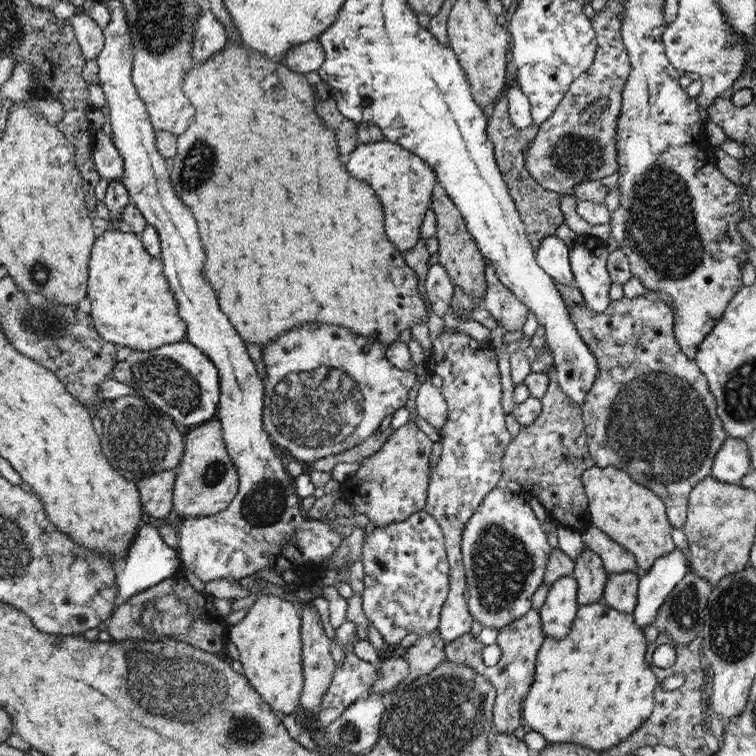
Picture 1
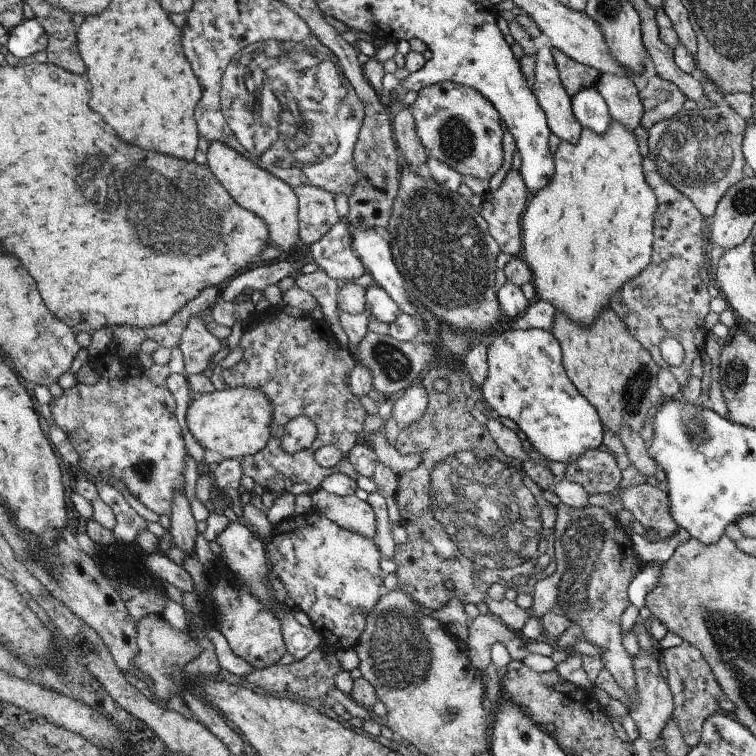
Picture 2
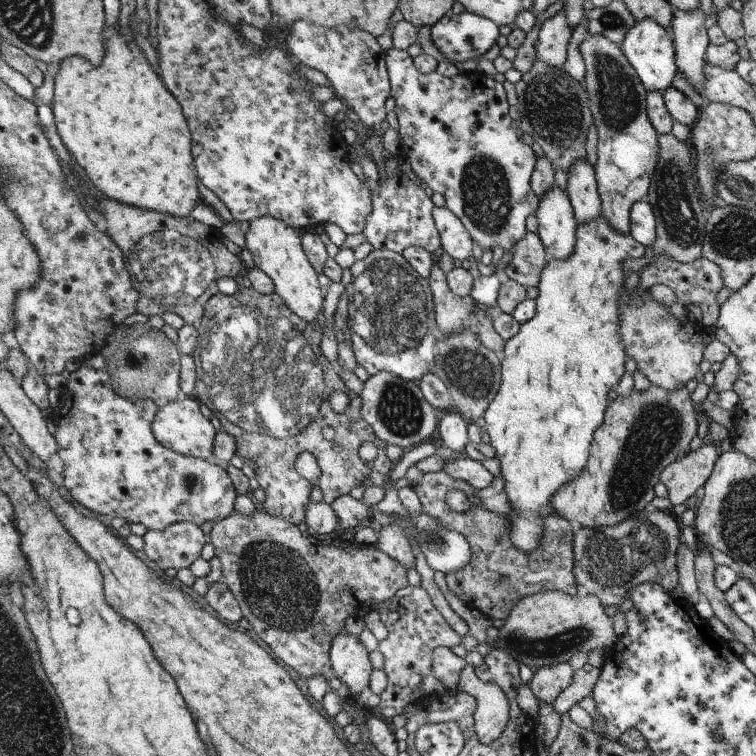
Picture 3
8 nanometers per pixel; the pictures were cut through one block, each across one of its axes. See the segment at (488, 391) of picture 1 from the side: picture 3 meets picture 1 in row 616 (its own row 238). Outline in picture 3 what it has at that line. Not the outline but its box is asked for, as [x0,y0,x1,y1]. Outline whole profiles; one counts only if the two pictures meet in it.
[432,206,473,260]

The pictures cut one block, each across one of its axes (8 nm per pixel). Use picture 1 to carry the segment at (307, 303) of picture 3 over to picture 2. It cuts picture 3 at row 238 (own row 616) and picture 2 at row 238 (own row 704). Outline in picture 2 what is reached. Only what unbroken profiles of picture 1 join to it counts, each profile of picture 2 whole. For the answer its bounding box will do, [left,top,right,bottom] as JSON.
[206,141,299,252]

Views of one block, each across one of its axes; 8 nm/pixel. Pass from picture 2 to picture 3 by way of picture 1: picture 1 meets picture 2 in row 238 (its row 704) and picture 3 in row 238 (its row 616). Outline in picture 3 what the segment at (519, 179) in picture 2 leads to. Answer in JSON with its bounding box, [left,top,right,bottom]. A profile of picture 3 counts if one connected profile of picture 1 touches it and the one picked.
[503,232,548,290]

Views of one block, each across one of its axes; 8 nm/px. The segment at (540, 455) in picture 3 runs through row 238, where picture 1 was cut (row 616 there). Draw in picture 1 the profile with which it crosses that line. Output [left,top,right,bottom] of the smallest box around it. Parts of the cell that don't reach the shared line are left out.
[521,602,659,753]

